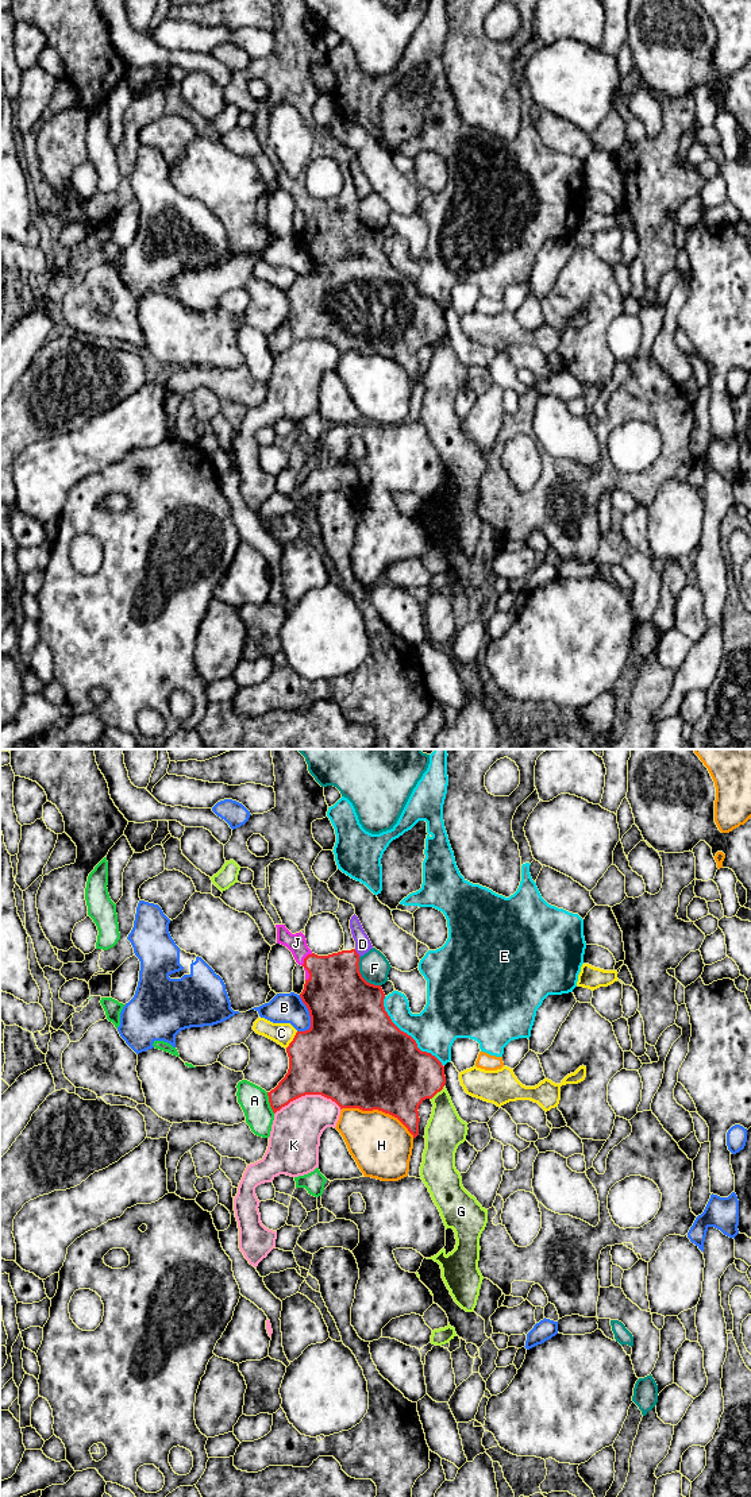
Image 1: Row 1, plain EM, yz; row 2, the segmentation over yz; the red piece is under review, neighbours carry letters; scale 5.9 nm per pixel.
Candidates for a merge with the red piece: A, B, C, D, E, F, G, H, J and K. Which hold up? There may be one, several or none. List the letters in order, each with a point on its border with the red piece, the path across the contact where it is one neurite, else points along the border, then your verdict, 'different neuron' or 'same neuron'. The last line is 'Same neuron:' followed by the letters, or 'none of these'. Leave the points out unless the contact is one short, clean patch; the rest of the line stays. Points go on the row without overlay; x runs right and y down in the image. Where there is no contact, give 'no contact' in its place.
A: yz (269, 346) | different neuron
B: yz (309, 258) | different neuron
C: yz (293, 284) | different neuron
D: yz (357, 197) | different neuron
E: yz (405, 277) | different neuron
F: yz (361, 220) | different neuron
G: yz (438, 335) | different neuron
H: yz (378, 354) | different neuron
J: yz (303, 209) | across yz (335, 236), (303, 209), (303, 199), (296, 186) | same neuron
K: yz (307, 338) | different neuron
Same neuron: J

